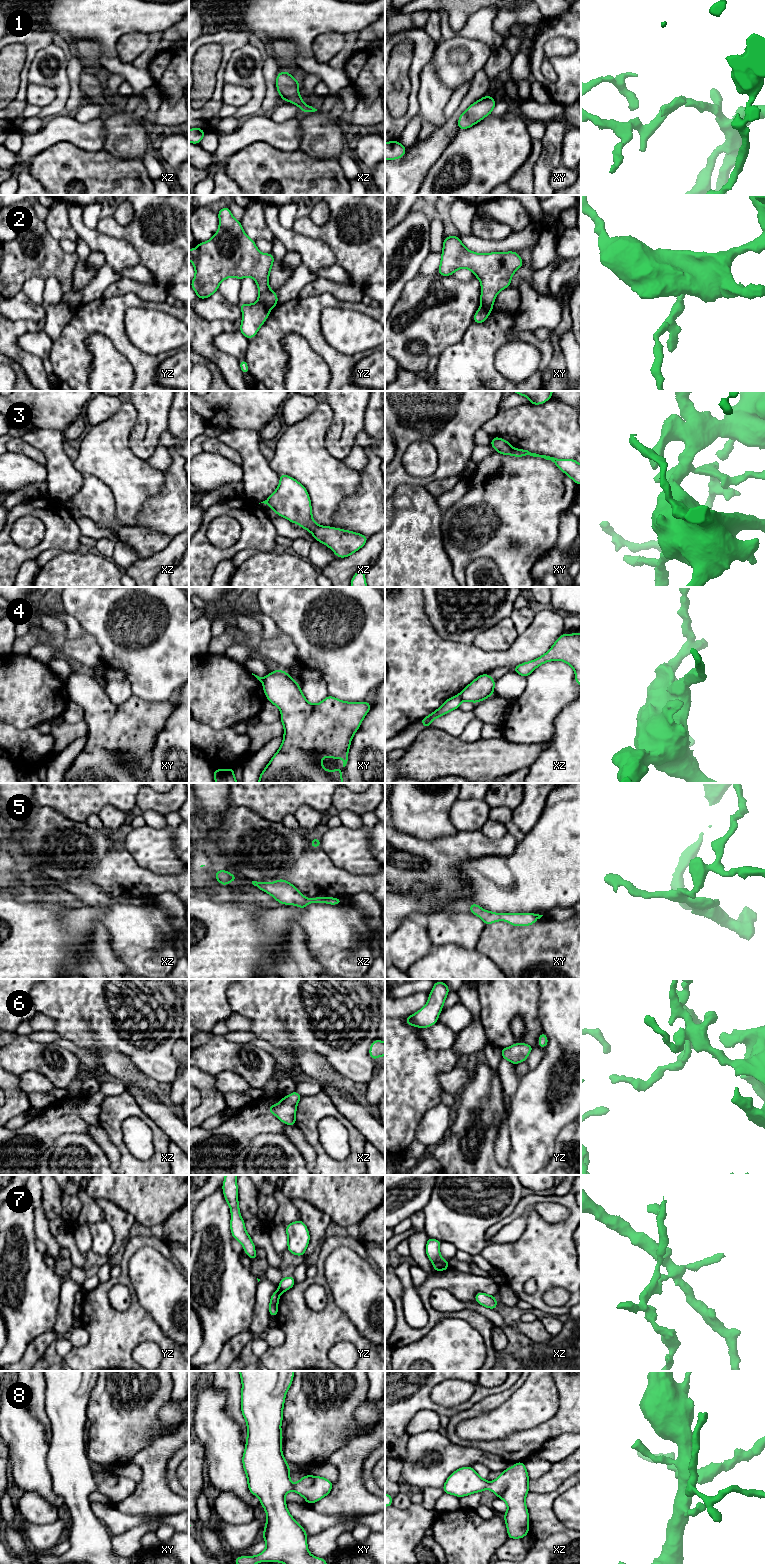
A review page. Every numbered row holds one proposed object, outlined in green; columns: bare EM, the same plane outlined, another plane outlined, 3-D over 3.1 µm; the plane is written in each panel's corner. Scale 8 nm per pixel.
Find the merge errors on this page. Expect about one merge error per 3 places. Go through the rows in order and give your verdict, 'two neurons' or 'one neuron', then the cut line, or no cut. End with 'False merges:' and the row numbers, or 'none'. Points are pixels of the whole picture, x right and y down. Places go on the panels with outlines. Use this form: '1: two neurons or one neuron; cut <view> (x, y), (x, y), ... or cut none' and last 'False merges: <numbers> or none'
1: one neuron; cut none
2: two neurons; cut yz (258, 300), (269, 309)
3: two neurons; cut xz (318, 525), (312, 533)
4: two neurons; cut xz (458, 695), (462, 699)
5: one neuron; cut none
6: one neuron; cut none
7: two neurons; cut xz (434, 1262), (444, 1262), (447, 1264)
8: one neuron; cut none
False merges: 2, 3, 4, 7

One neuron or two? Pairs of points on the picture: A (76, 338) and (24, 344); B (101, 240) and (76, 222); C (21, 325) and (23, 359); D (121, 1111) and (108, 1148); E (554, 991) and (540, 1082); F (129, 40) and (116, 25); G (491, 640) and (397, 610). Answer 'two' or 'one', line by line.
A: two
B: one
C: one
D: two
E: one
F: two
G: two

